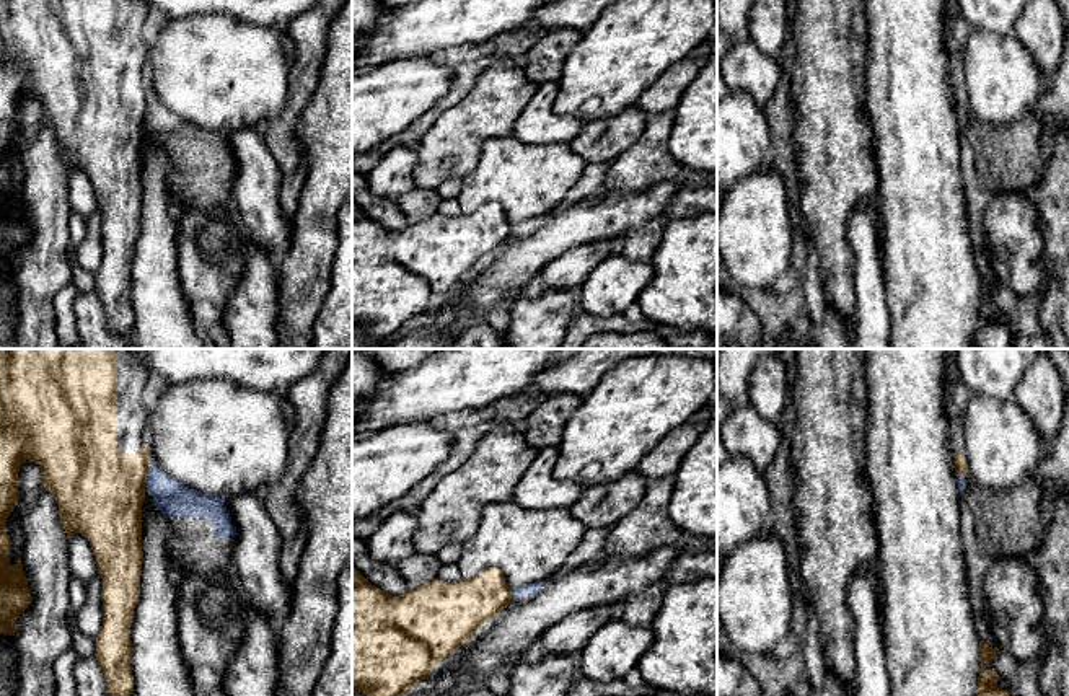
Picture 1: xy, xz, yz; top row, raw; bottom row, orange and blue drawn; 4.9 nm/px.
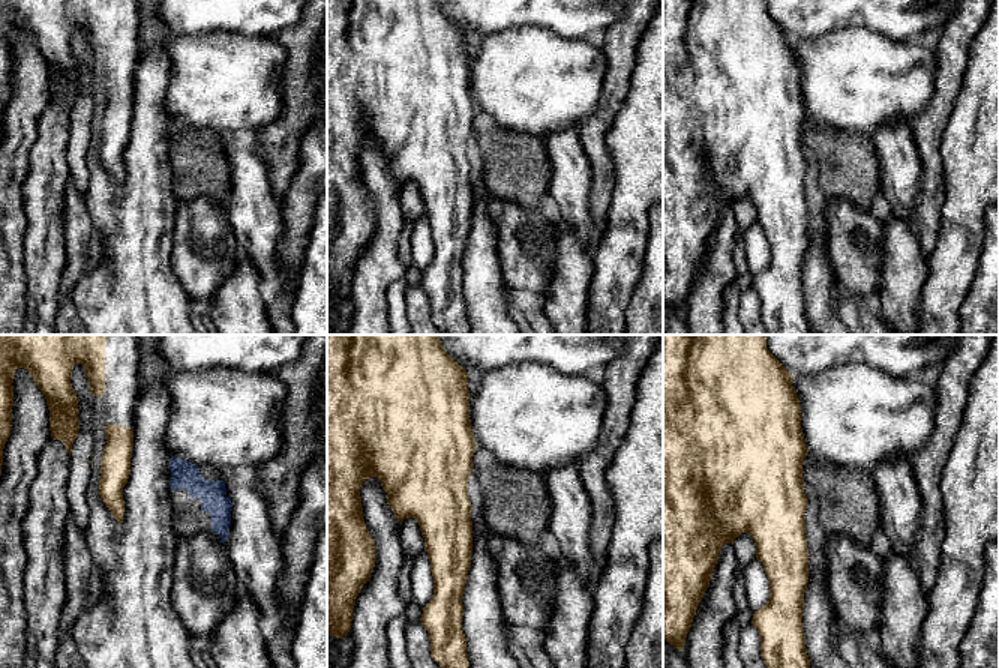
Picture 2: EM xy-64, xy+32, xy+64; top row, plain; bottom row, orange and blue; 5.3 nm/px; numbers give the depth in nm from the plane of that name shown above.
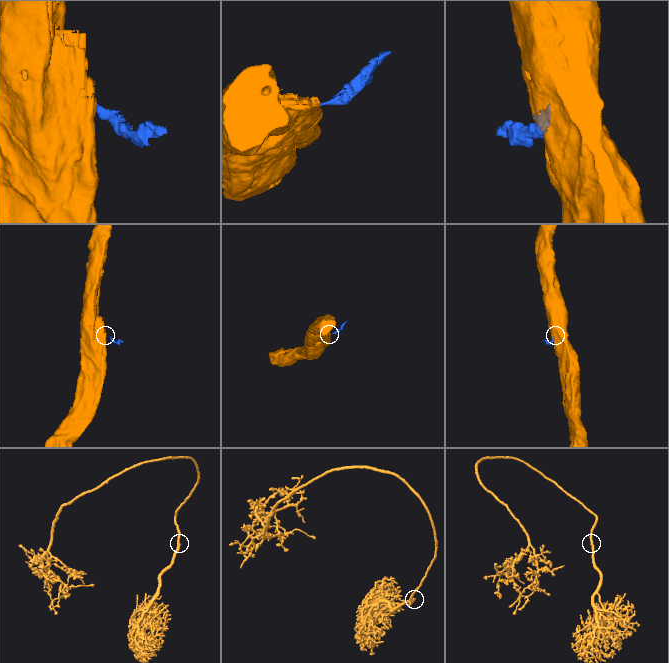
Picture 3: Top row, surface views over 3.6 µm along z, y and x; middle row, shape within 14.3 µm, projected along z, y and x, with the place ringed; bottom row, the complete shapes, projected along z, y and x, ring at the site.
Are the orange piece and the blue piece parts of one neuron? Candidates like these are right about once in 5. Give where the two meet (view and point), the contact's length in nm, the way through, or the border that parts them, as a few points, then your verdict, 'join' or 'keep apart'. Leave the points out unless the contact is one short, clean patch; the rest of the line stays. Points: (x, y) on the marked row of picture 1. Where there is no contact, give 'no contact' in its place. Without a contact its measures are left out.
meets orange in xy at (147, 475); contact 130 nm long; border along xy (150, 463), (144, 488); keep apart

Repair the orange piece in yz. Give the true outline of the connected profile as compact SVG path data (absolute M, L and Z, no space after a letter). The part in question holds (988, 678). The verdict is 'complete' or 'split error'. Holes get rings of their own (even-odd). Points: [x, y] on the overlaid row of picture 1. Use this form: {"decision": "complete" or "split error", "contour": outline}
{"decision": "complete", "contour": "M979 641L979 676L978 676L978 693L976 696L1010 696L1007 689L997 686L997 673L991 670L984 670L984 663L991 663L994 655L999 654L997 645L992 649L984 641Z"}

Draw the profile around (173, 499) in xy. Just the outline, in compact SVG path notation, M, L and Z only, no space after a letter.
M152 463L145 489L169 526L168 551L179 570L213 579L233 566L236 526L227 499L192 491Z

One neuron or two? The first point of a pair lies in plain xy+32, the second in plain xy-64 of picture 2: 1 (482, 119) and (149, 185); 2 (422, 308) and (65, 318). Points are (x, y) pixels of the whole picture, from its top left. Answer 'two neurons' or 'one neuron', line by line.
1: two neurons
2: two neurons

